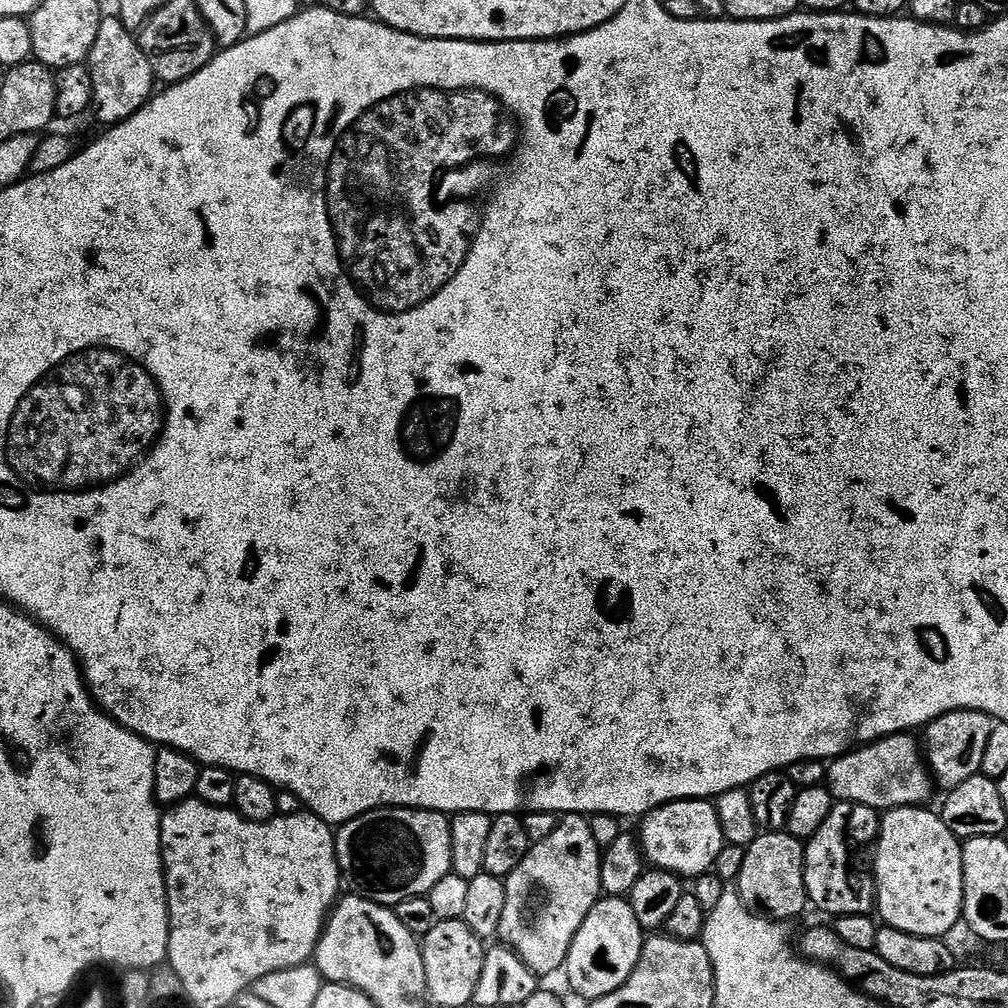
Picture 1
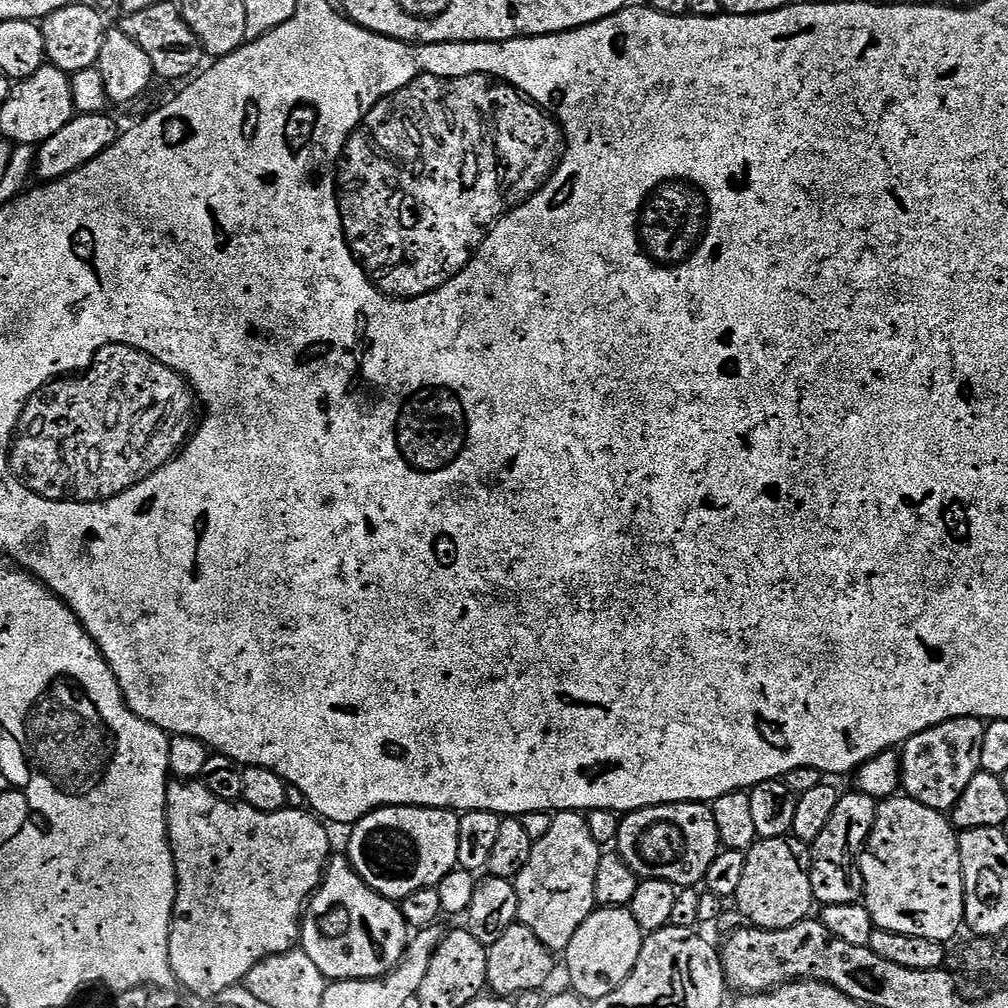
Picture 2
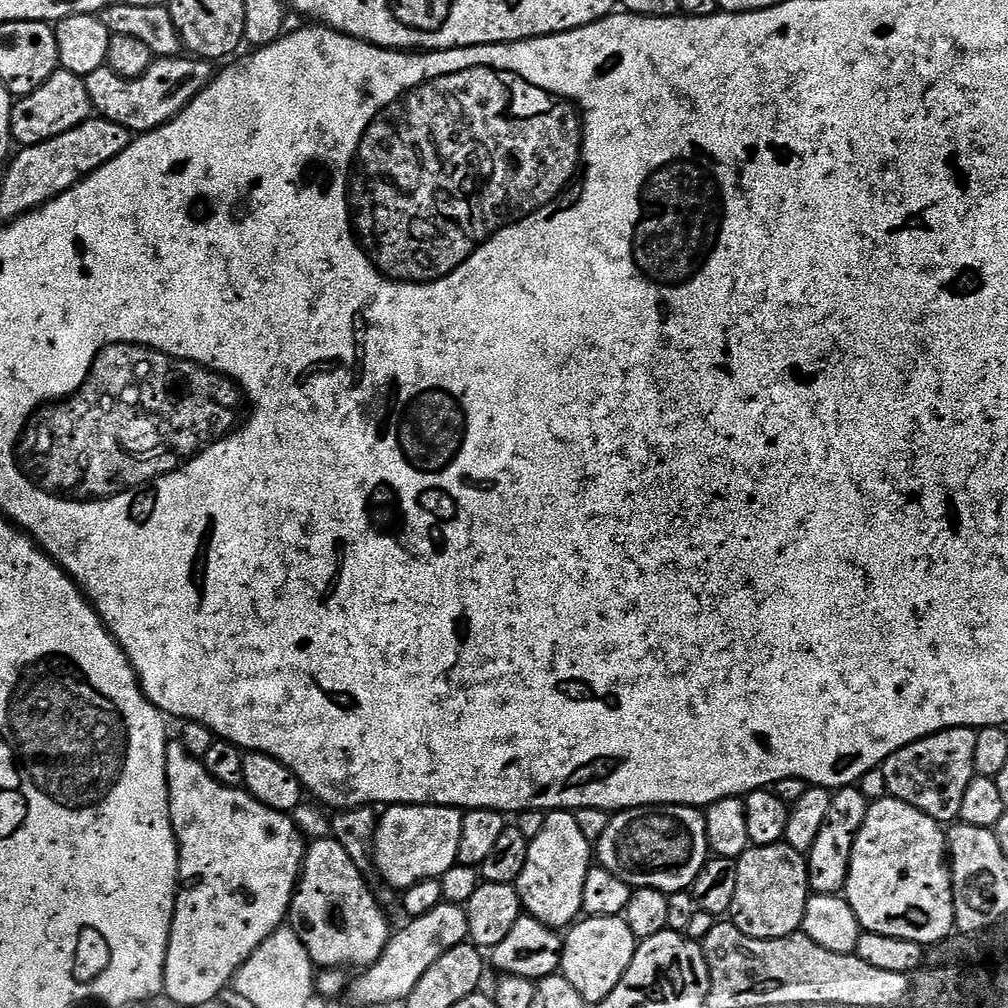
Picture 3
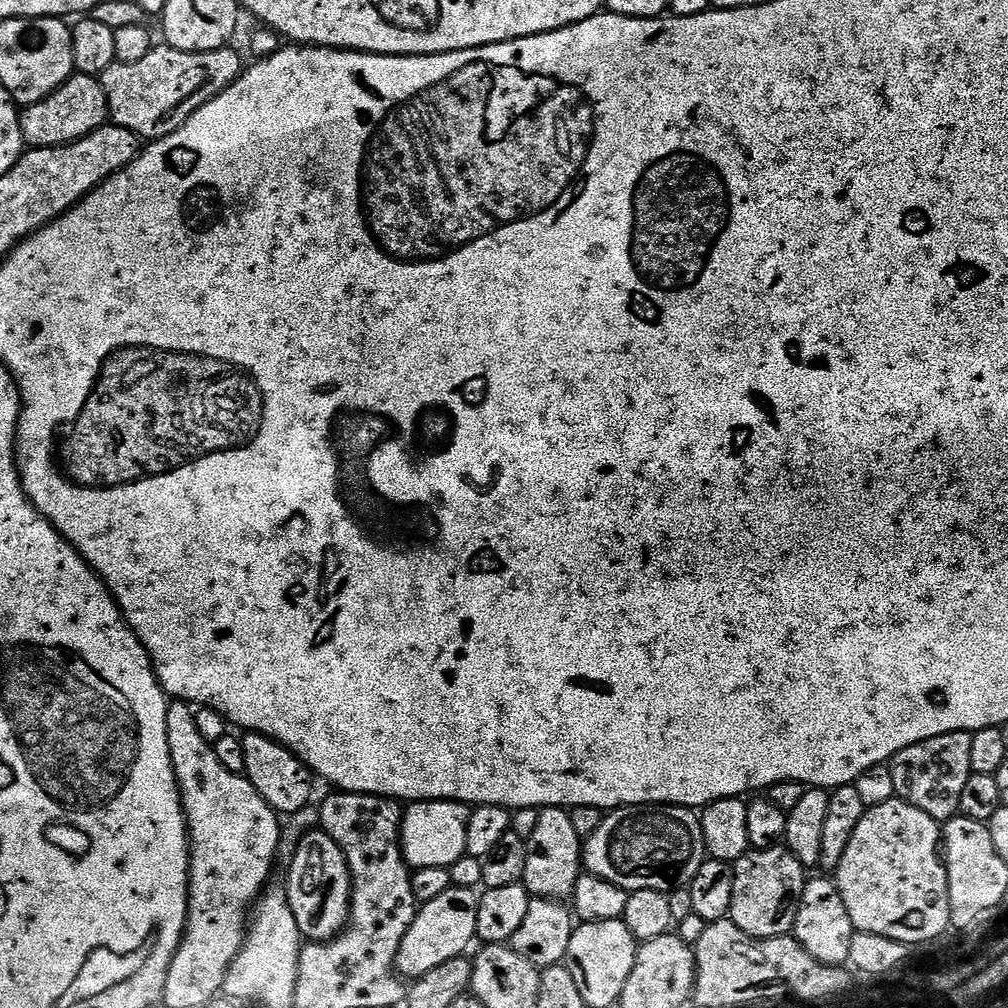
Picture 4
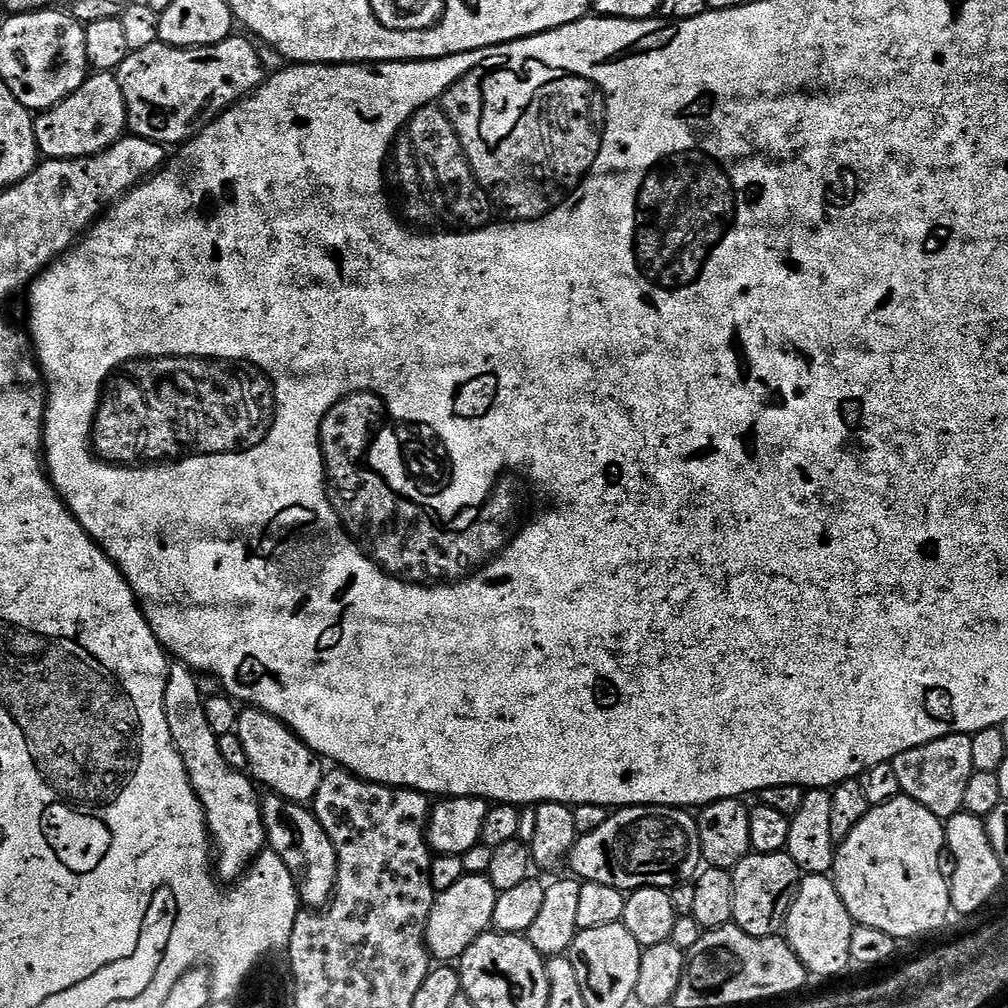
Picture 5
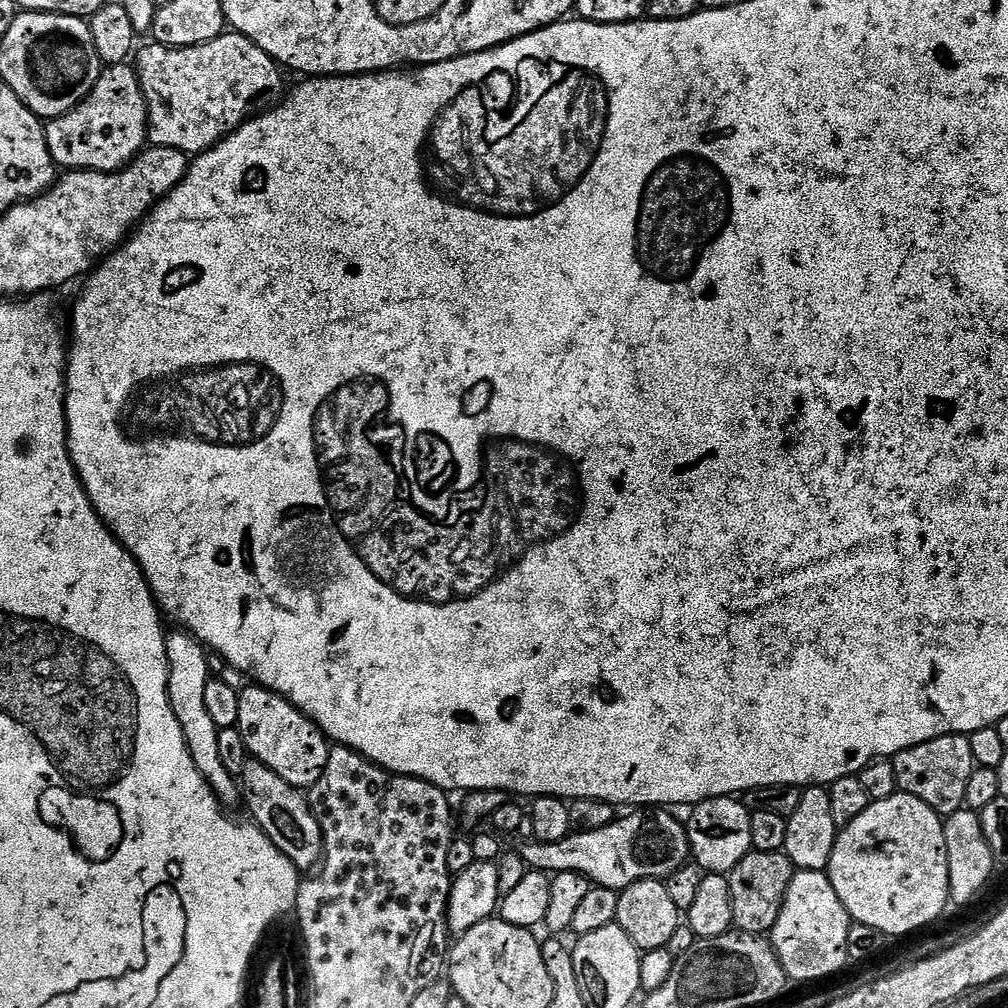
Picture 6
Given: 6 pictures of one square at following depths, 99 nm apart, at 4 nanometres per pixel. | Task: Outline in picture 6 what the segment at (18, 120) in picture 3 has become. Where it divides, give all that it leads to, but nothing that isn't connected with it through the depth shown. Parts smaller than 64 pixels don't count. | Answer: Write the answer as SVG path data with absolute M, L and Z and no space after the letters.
M127 63L105 67L94 90L77 108L70 110L64 116L47 121L48 149L53 162L61 169L78 172L119 172L144 151L150 140L148 103L140 85L137 69L128 67Z

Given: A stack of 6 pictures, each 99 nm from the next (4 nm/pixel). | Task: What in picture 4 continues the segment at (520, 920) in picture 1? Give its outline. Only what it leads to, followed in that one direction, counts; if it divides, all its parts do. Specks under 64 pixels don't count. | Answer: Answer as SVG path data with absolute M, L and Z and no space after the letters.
M545 808L538 818L538 830L528 841L528 857L522 881L529 896L542 900L567 901L582 874L582 840L574 830L569 813L562 808Z

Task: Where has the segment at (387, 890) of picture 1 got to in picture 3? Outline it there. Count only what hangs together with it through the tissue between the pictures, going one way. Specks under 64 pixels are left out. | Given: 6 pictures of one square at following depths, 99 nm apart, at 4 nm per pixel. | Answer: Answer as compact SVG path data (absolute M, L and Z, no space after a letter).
M394 804L383 809L376 821L376 833L372 835L371 863L376 863L376 872L392 888L403 890L423 880L442 877L457 865L458 842L462 838L462 818L459 808L444 808L440 804Z

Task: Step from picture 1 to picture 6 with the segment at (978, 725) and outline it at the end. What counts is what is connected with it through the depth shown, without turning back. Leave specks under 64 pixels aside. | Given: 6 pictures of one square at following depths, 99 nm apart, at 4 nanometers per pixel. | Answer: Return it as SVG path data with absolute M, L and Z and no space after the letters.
M964 734L930 738L930 742L910 746L910 750L902 750L891 757L890 764L892 776L896 779L895 787L926 802L926 806L930 806L930 810L934 810L941 818L959 812L964 807L966 786L970 782L970 774L977 767L968 736Z

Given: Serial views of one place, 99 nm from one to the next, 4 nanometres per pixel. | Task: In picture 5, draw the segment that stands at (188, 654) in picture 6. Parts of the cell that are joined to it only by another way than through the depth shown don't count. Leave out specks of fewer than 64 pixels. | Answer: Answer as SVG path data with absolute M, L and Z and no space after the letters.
M176 662L168 669L166 694L162 701L166 710L168 739L176 755L182 758L192 791L204 807L208 834L218 853L214 860L215 871L221 881L235 882L266 848L262 796L256 793L257 785L245 773L234 770L226 763L226 758L222 758L220 737L210 730L204 705L206 696L200 693L200 684L196 680L199 680L197 673L186 664Z

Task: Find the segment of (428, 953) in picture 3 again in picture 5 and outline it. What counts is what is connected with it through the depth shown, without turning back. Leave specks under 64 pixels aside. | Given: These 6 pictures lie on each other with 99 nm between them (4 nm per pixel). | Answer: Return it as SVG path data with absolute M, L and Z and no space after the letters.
M465 875L450 890L439 893L434 910L430 912L430 922L426 928L428 951L440 962L459 961L464 951L476 939L492 928L494 908L498 893L494 882L485 875Z

